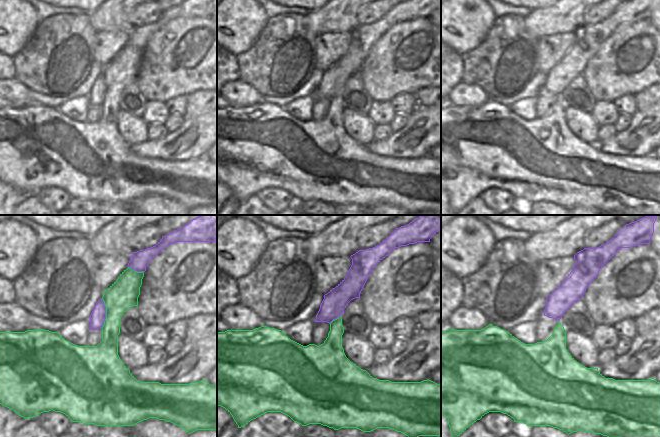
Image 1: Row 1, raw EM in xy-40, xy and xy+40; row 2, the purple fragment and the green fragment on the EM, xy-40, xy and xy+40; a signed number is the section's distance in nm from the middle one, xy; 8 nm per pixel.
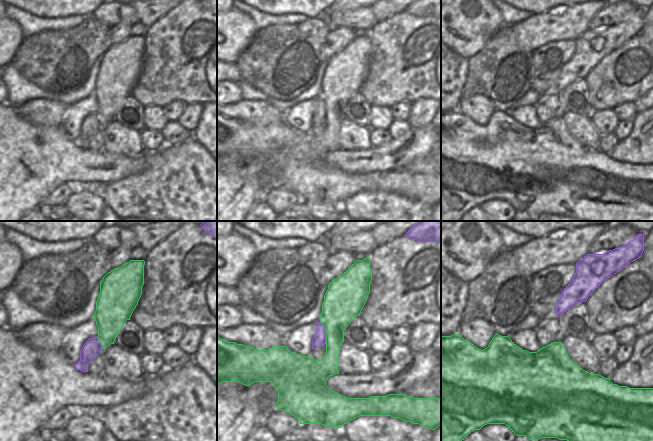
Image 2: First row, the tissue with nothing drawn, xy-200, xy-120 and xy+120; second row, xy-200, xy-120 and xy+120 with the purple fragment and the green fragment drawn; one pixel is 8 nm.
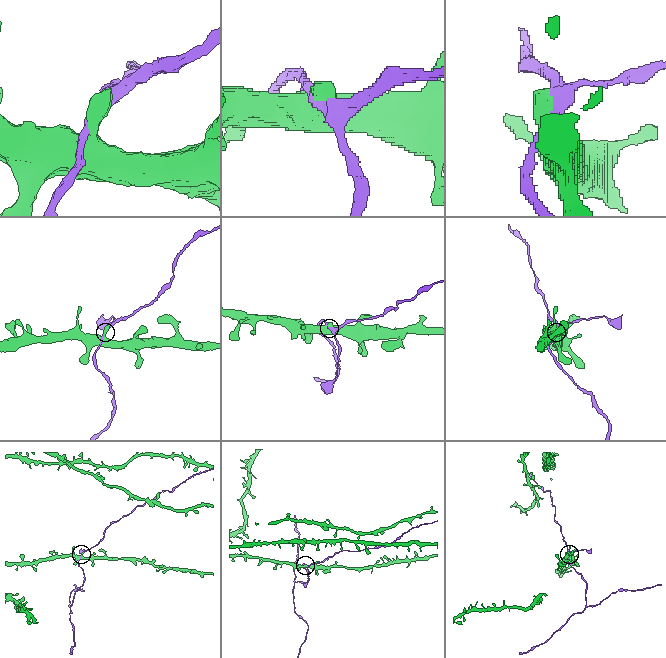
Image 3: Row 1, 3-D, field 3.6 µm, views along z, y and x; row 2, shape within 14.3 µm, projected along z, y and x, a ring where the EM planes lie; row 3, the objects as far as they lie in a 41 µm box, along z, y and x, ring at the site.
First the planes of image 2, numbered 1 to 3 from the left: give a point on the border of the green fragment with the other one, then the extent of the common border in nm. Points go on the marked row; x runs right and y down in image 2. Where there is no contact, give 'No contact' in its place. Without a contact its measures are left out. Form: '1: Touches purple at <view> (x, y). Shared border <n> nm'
1: Touches purple at xy-200 (100, 343). Shared border 120 nm
2: Touches purple at xy-120 (325, 332). Shared border 190 nm
3: No contact

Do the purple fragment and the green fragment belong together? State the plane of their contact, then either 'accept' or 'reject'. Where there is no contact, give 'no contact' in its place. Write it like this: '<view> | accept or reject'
xy-40 | reject

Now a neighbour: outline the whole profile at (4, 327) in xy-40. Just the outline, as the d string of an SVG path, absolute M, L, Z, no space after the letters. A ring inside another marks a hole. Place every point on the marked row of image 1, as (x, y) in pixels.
M0 321L0 332L25 332L27 330L39 330L37 326L30 324L15 324L13 326Z

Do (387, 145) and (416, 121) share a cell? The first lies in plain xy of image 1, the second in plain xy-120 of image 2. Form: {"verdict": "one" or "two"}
{"verdict": "two"}

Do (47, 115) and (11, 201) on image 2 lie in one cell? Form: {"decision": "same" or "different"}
{"decision": "different"}

